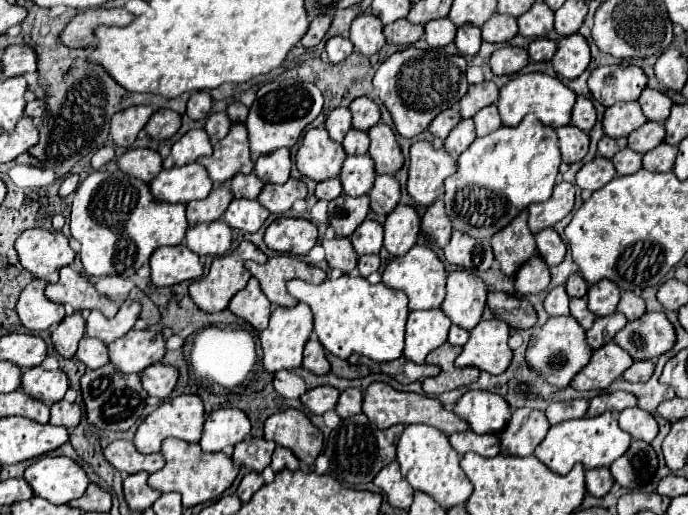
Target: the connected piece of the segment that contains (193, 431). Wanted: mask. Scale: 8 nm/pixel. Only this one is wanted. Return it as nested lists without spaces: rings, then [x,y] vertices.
[[[178,395],[174,399],[164,401],[156,411],[152,411],[140,425],[134,435],[134,445],[140,453],[156,453],[160,451],[160,445],[166,437],[184,439],[188,443],[198,443],[202,435],[202,423],[204,423],[204,405],[200,397],[196,395]]]

